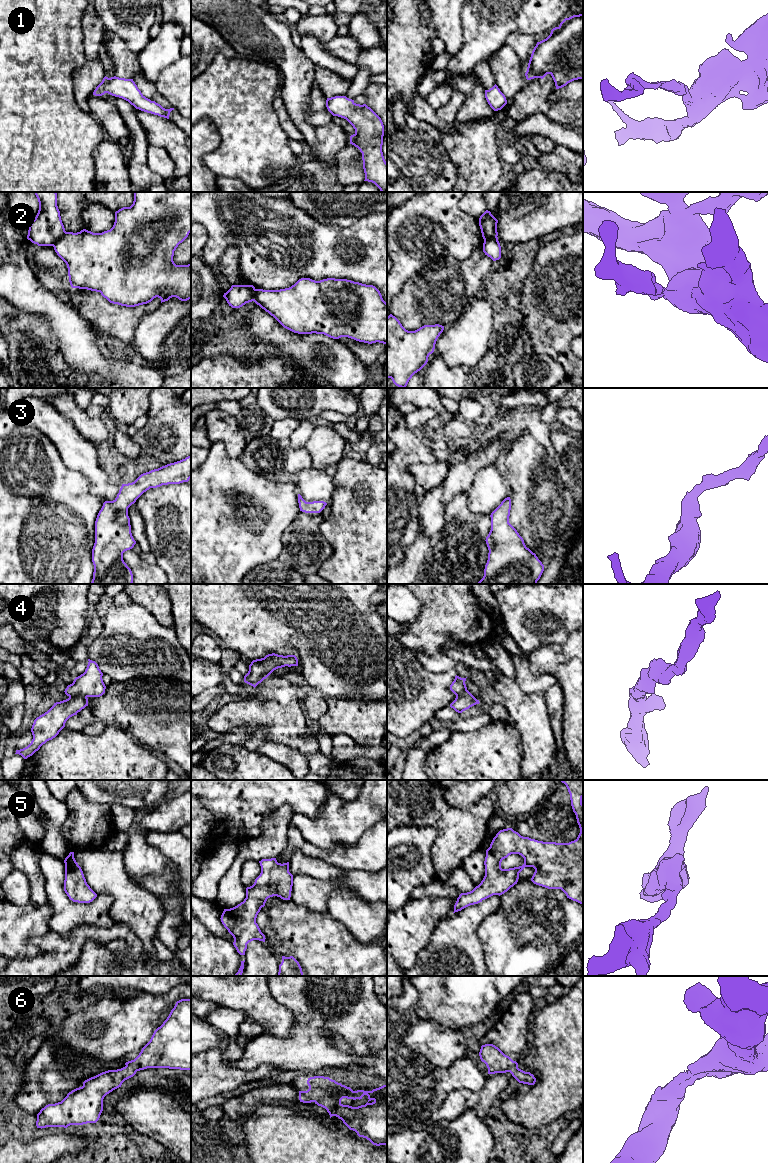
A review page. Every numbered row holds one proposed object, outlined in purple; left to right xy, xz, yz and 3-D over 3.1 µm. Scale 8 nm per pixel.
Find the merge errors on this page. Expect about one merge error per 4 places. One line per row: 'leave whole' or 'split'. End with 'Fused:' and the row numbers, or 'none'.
1: leave whole
2: split
3: leave whole
4: leave whole
5: leave whole
6: leave whole
Fused: 2

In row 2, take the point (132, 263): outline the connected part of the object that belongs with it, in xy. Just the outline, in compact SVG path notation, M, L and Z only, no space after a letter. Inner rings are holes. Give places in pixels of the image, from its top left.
M134 192L133 204L115 212L115 222L110 230L102 233L86 229L77 233L65 232L53 247L67 265L72 288L100 292L110 303L135 307L156 297L161 303L172 297L181 301L191 299L191 264L176 265L173 261L174 251L190 232L191 192Z

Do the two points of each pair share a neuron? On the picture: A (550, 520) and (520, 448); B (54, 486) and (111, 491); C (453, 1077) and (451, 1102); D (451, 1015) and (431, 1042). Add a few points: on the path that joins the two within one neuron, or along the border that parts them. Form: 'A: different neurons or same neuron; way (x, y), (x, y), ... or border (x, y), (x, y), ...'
A: same neuron; way (540, 502), (538, 482), (533, 477), (529, 466)
B: different neurons; border (74, 471), (105, 500)
C: different neurons; border (476, 1091), (455, 1089), (437, 1109)
D: different neurons; border (419, 1019), (431, 1019), (443, 1029), (460, 1031)

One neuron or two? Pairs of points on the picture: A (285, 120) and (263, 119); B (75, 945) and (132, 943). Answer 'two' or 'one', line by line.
A: two
B: one

